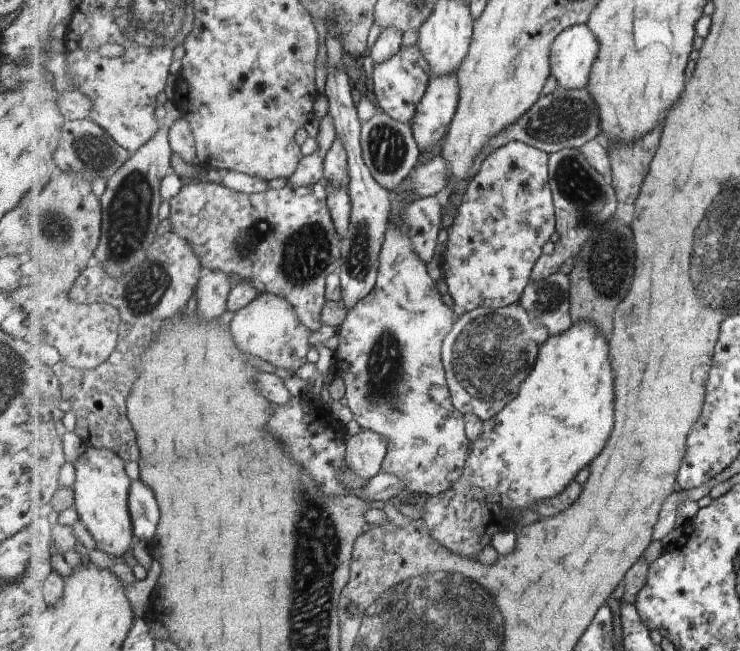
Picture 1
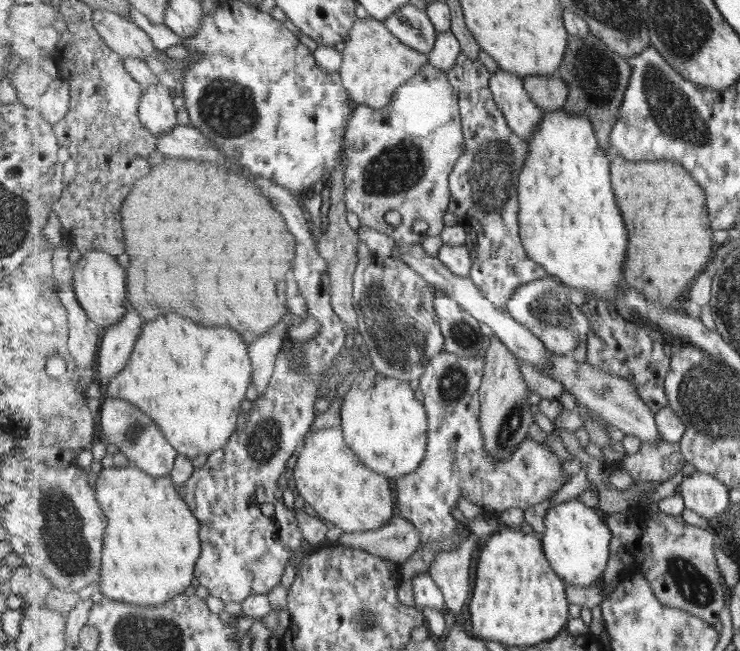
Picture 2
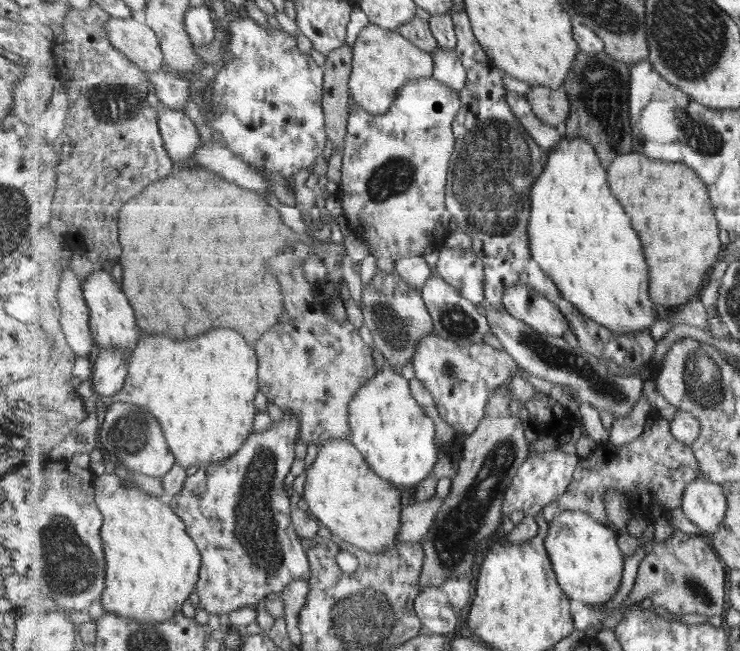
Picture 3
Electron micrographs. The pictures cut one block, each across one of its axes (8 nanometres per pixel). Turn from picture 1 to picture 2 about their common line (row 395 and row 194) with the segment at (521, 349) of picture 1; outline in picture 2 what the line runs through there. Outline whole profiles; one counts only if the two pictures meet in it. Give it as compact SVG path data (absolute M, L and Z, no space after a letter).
M461 53L457 58L458 64L448 73L448 79L453 87L459 91L460 114L463 124L466 149L463 156L455 165L451 173L450 189L451 202L450 212L463 224L468 231L466 246L471 253L471 261L474 263L470 278L483 292L483 295L499 310L507 314L507 302L511 301L513 294L529 282L539 281L549 276L549 273L541 264L534 262L527 254L526 247L522 242L522 234L519 226L519 193L517 183L523 166L529 156L529 141L519 136L507 122L506 115L495 102L491 91L490 80L492 72L489 72L482 62L471 59L469 55Z

